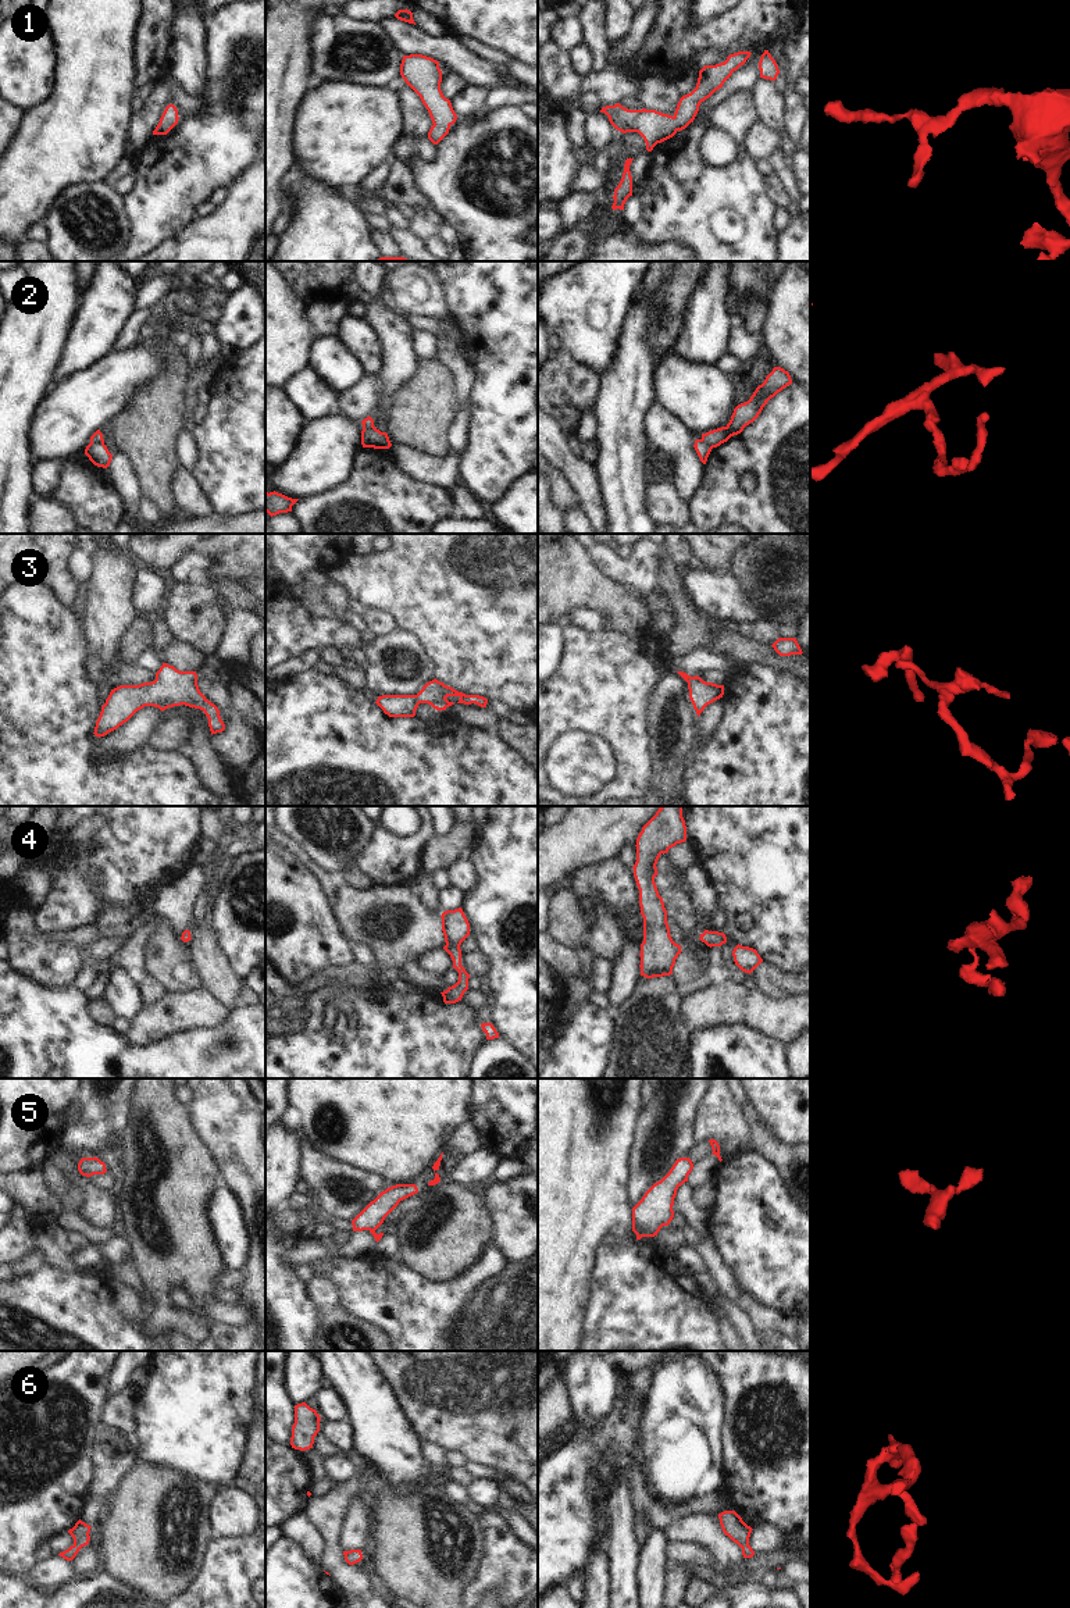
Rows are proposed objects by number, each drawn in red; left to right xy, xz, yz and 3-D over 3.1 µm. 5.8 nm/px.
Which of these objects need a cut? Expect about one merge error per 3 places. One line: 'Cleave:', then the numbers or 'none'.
Cleave: 2

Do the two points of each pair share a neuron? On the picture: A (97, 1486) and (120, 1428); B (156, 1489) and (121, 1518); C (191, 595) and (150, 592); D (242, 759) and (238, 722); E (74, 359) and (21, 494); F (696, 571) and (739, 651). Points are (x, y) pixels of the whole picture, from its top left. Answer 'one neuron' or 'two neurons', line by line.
A: one neuron
B: one neuron
C: two neurons
D: one neuron
E: two neurons
F: two neurons

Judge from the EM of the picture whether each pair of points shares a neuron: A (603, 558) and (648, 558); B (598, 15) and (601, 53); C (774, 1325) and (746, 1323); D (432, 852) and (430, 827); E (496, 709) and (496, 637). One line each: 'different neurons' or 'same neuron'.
A: same neuron
B: same neuron
C: different neurons
D: different neurons
E: different neurons

